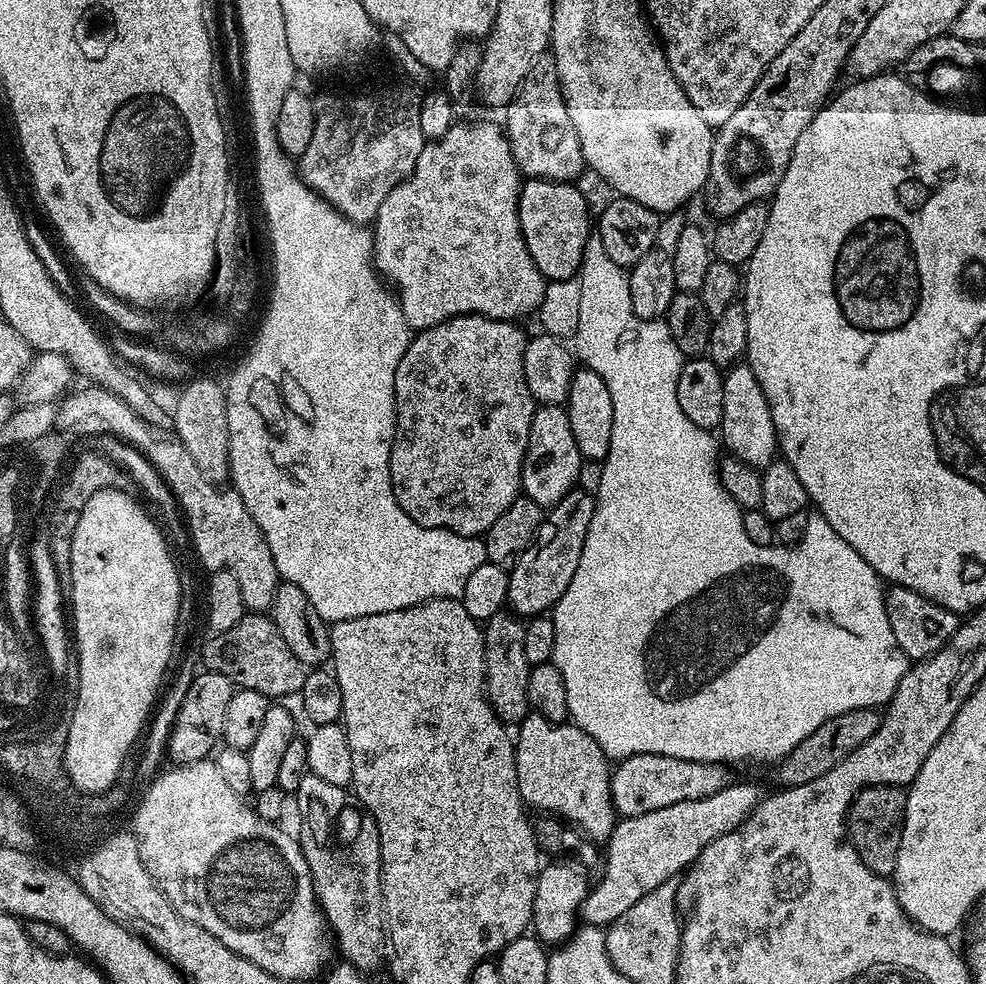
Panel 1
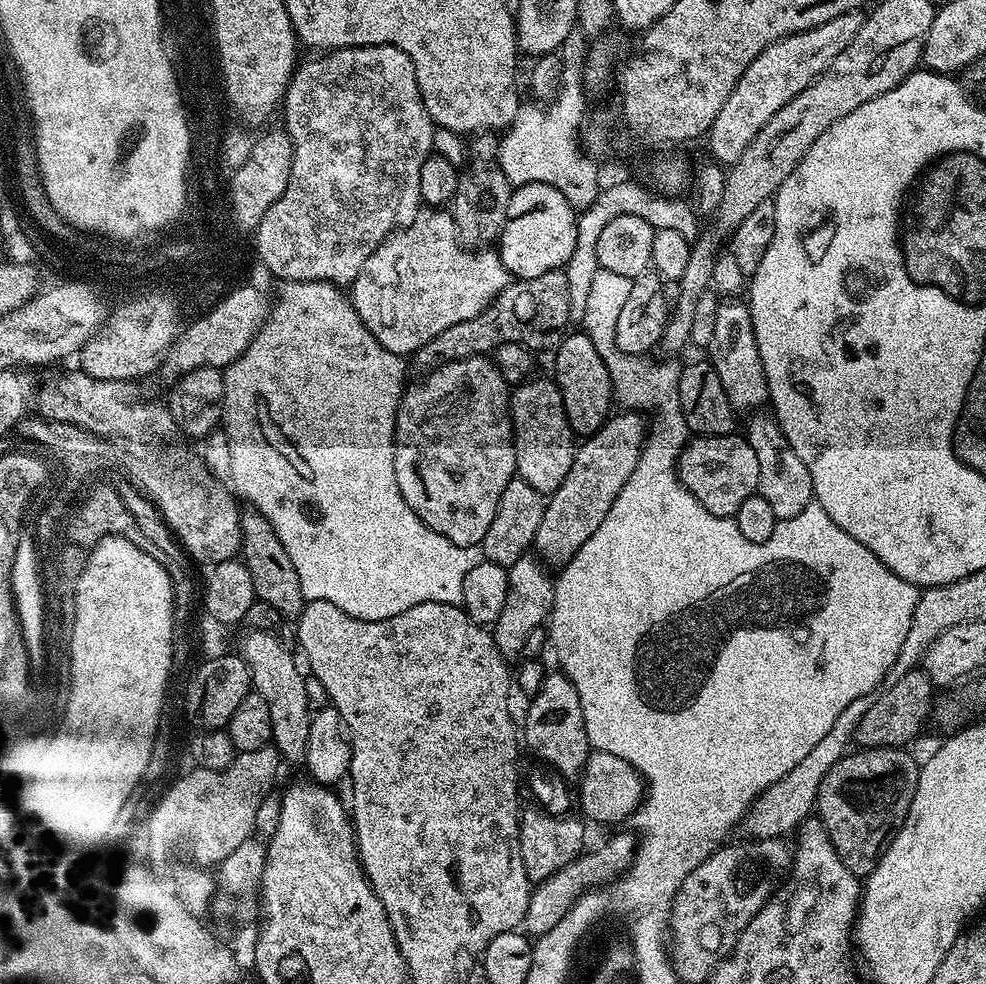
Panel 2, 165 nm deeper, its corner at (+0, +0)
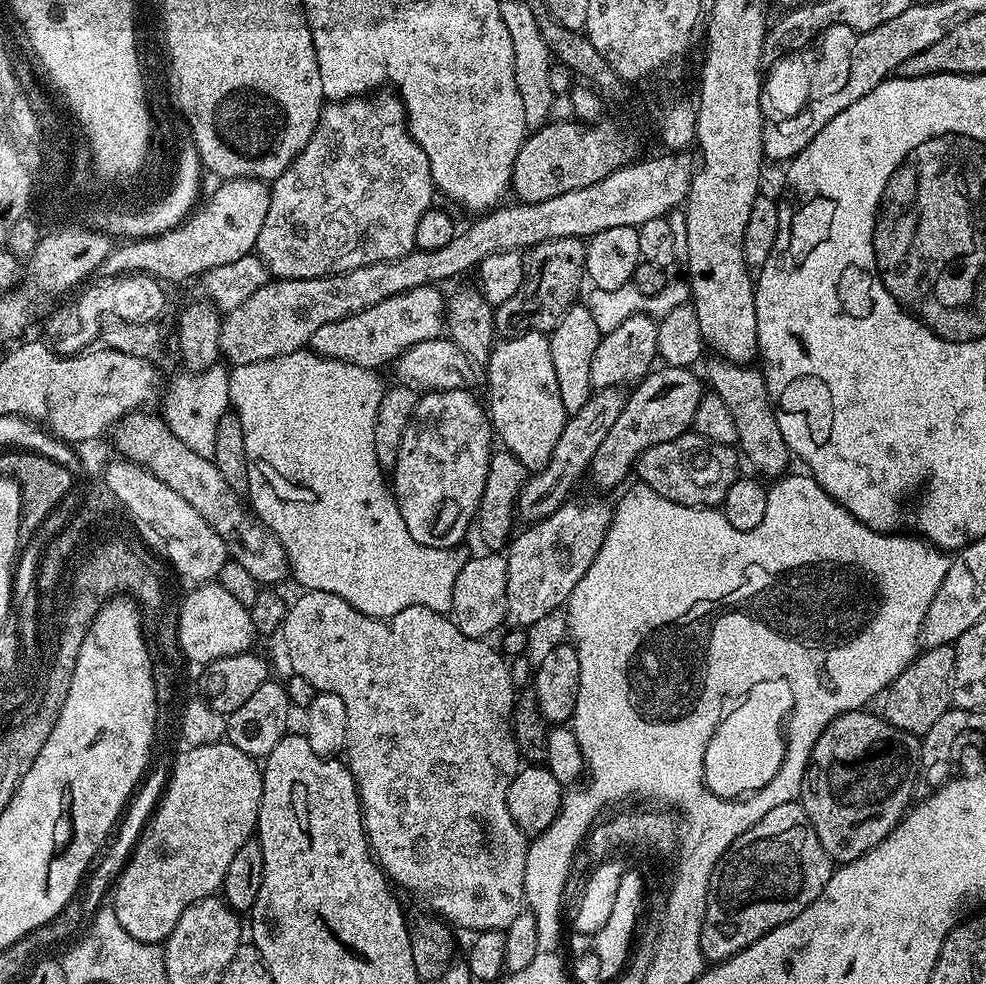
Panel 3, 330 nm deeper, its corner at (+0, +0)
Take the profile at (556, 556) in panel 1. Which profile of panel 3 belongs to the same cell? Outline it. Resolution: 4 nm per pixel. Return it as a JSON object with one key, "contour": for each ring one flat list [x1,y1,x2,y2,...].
{"contour":[[657,367,648,373,628,392,628,401,614,421,614,427,606,434,602,446,598,446,598,454,594,454,590,469,590,480,600,488,616,488,628,472,633,471,640,453,660,442,670,442,687,433,694,422,694,410,698,410,698,402,702,395,700,380,692,368]]}

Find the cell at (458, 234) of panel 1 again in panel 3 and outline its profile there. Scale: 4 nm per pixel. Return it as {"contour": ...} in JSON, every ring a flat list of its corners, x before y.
{"contour":[[432,284,422,285,420,288,410,289,409,292,399,293,397,296,386,298,377,305,370,306,360,313,354,313,334,324,319,327,314,331,310,343,311,351,329,356,332,360,345,360,354,366,380,370,383,364,391,365,397,356,401,356,410,346,423,340,435,340,446,328,446,296,440,293,439,287]]}

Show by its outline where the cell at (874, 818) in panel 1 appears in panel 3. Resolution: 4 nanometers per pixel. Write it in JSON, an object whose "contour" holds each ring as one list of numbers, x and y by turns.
{"contour":[[868,711,844,712,828,723,818,742,814,742,814,750,808,755,800,787,798,803,806,810,814,826,814,834,818,834,818,842,822,842,822,850,826,850,837,865,856,860,892,833,913,803,912,791,920,776,921,737,898,730,898,726,885,720,883,715,876,713,875,716]]}

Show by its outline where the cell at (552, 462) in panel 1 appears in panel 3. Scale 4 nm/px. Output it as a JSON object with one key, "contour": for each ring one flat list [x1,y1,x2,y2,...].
{"contour":[[523,332,521,336,509,336,501,339,488,355,486,365,488,371,488,400,486,411,489,421,505,449,526,466,529,473,538,472,550,462,550,454,554,454,554,445,562,435,564,423,569,413,562,406,562,394,558,394,558,377,554,375,554,358,550,358,548,336,542,332]]}

